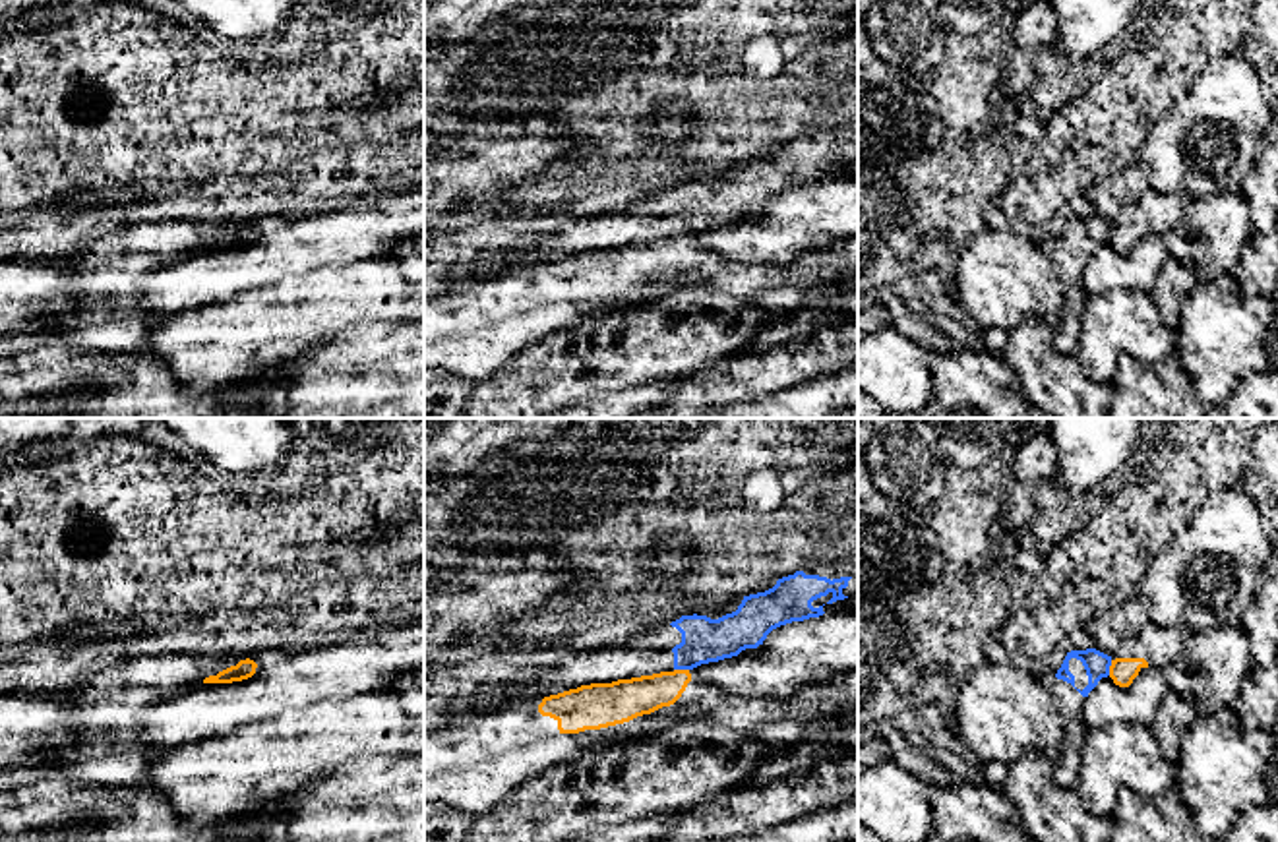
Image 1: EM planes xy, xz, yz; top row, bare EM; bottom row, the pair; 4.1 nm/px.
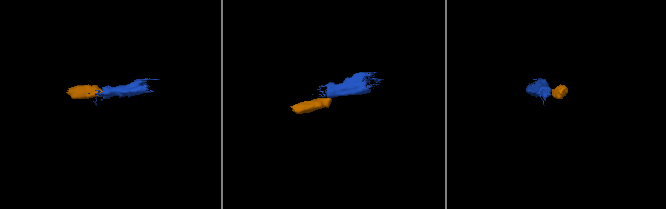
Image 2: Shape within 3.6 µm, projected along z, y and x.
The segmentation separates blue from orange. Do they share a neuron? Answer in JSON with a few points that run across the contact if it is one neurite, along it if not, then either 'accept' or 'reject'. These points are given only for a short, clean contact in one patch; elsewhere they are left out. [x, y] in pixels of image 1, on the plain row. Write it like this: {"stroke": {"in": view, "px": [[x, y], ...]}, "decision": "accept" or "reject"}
{"stroke": {"in": "xz", "px": [[674, 235], [688, 237]]}, "decision": "reject"}

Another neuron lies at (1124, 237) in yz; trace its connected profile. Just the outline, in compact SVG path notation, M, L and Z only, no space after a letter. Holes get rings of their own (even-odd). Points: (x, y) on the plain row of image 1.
M1146 188L1142 195L1121 205L1111 221L1110 244L1119 254L1129 254L1148 232L1166 234L1185 215L1189 197L1183 192L1158 194Z

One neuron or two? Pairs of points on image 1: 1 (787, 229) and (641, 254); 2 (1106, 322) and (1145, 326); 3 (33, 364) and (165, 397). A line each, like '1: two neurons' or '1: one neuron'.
1: two neurons
2: one neuron
3: one neuron

